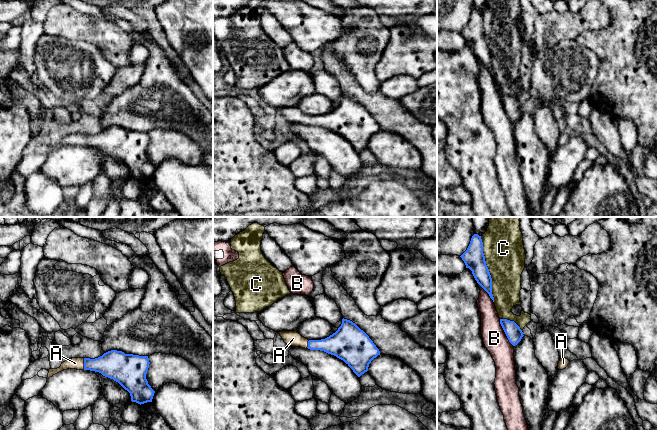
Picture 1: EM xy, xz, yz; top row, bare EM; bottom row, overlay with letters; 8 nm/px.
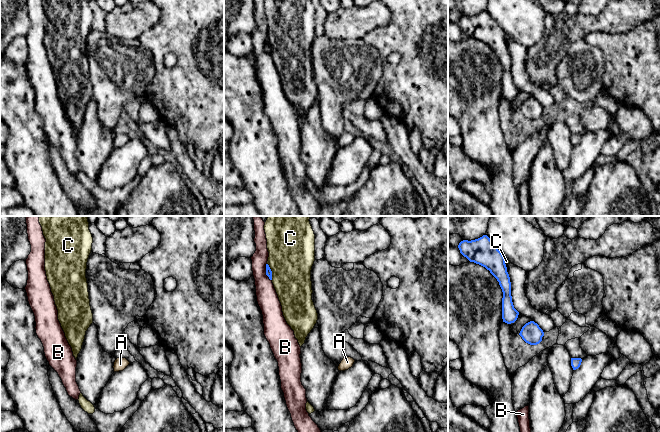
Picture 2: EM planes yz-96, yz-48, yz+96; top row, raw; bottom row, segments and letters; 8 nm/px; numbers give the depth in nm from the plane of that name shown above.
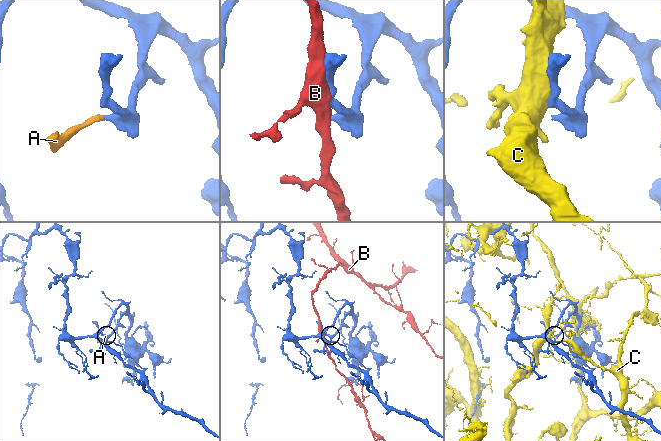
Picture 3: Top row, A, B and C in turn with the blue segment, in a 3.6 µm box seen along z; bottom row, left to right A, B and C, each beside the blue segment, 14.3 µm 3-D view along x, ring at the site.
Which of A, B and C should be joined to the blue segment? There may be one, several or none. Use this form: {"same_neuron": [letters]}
{"same_neuron": ["A"]}

